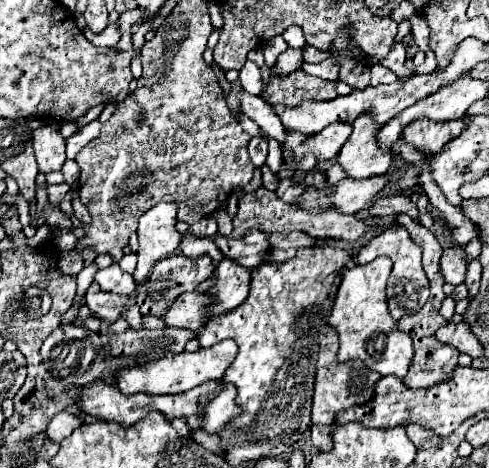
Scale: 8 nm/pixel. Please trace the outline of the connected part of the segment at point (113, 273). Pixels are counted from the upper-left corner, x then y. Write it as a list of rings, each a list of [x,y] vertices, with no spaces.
[[[111,263],[107,269],[99,269],[95,281],[101,285],[101,291],[123,293],[123,295],[131,295],[135,291],[135,279],[129,273],[121,271],[117,263]]]

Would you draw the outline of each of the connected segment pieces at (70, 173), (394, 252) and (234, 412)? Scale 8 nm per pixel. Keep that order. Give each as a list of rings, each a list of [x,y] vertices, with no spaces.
[[[67,159],[61,171],[63,171],[63,175],[65,175],[65,183],[73,187],[73,185],[77,183],[77,179],[79,179],[79,167],[77,167],[77,163],[71,161],[71,159]]]
[[[389,227],[379,237],[371,239],[365,247],[361,247],[361,251],[357,255],[357,262],[361,265],[367,264],[379,255],[387,255],[393,259],[393,273],[391,273],[389,285],[387,285],[387,301],[389,301],[389,311],[391,311],[393,319],[399,321],[403,315],[421,311],[421,307],[429,299],[429,281],[421,267],[421,247],[411,241],[405,227]]]
[[[225,385],[223,391],[211,399],[205,407],[205,417],[201,417],[201,425],[207,433],[219,433],[233,417],[239,415],[239,405],[235,405],[237,389],[235,385]]]

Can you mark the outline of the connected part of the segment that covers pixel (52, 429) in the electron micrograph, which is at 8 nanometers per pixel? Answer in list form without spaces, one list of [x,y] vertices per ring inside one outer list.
[[[61,411],[59,415],[55,415],[55,419],[51,419],[51,423],[47,427],[47,435],[51,441],[63,441],[65,437],[69,437],[73,433],[73,429],[77,429],[81,425],[83,425],[81,417]]]

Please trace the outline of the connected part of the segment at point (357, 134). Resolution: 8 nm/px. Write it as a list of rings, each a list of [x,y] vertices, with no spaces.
[[[363,113],[353,123],[353,133],[339,151],[339,163],[353,179],[365,179],[383,175],[391,165],[391,151],[385,151],[377,145],[379,125],[371,119],[371,115]]]

